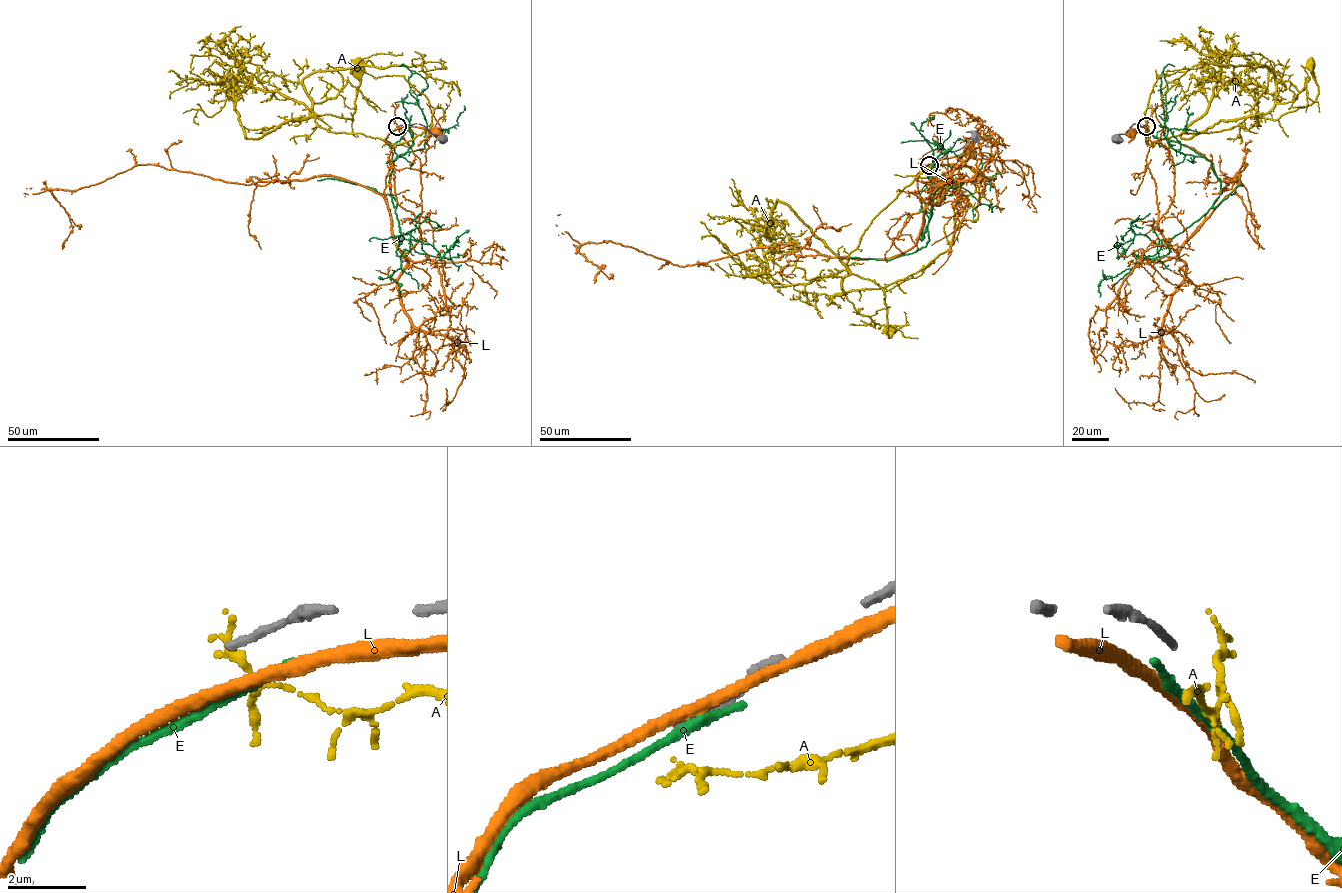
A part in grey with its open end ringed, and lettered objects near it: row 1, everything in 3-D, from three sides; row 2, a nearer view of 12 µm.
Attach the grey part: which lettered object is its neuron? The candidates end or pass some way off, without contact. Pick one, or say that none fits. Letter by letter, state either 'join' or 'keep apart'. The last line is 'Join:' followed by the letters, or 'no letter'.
A: keep apart
E: keep apart
L: keep apart
Join: no letter

